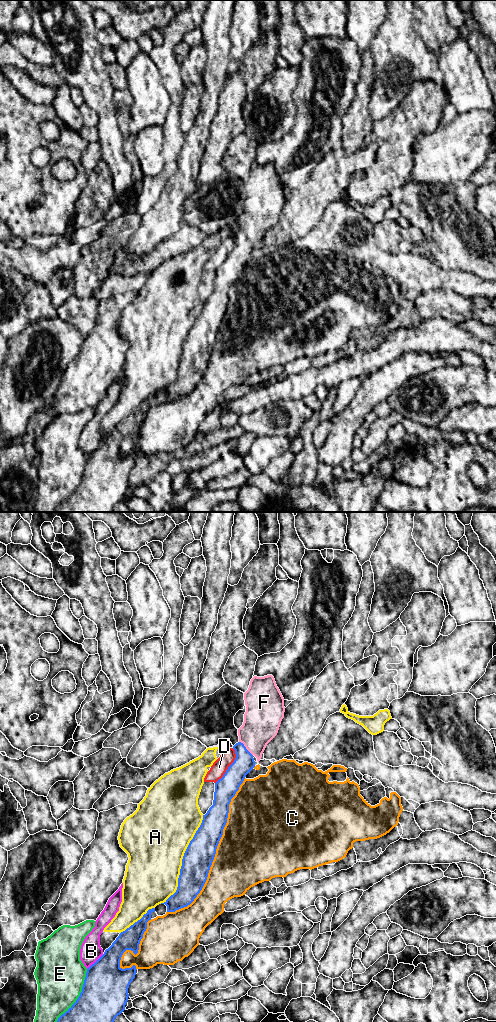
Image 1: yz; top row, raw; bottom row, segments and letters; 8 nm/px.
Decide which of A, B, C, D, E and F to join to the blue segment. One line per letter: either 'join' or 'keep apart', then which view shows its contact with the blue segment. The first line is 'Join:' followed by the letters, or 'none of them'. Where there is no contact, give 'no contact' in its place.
Join: F
A: keep apart; meets blue in yz
B: keep apart; meets blue in yz
C: keep apart; meets blue in yz
D: keep apart; meets blue in yz
E: keep apart; meets blue in yz
F: join; meets blue in yz

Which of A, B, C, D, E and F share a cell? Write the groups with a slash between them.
A / B / C / D / E / F

